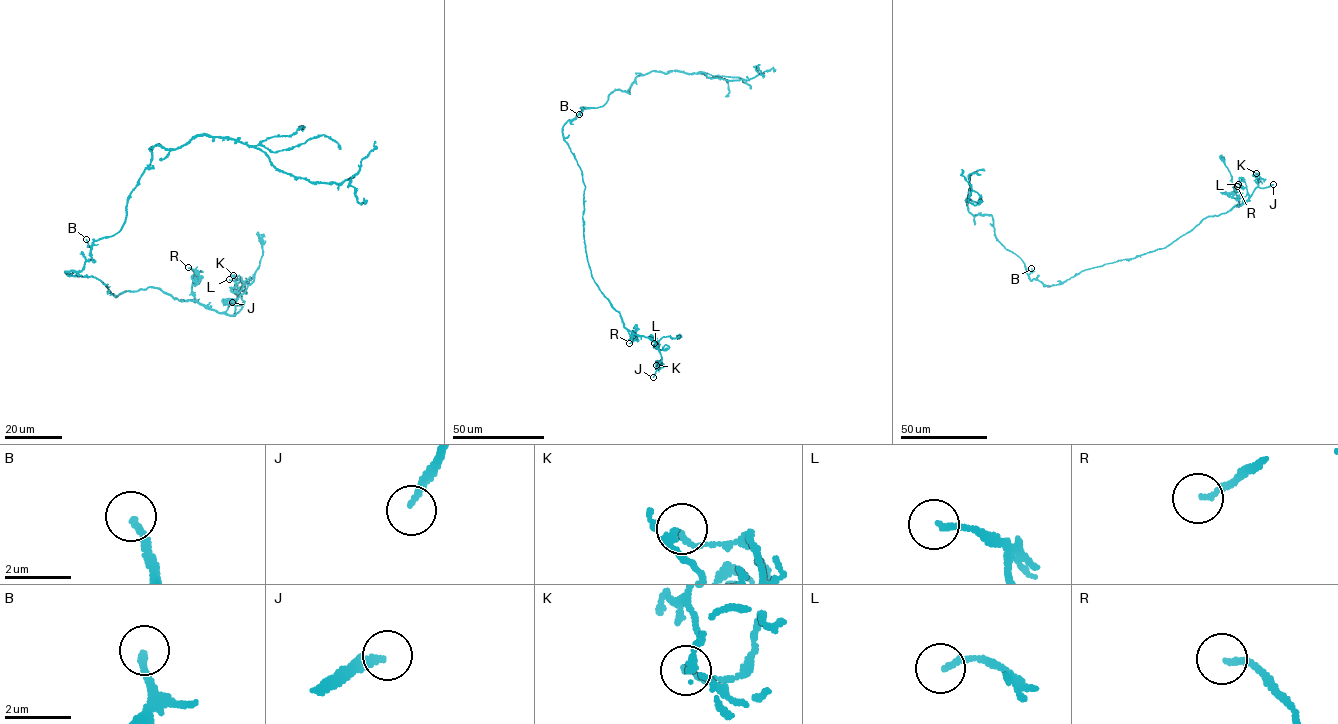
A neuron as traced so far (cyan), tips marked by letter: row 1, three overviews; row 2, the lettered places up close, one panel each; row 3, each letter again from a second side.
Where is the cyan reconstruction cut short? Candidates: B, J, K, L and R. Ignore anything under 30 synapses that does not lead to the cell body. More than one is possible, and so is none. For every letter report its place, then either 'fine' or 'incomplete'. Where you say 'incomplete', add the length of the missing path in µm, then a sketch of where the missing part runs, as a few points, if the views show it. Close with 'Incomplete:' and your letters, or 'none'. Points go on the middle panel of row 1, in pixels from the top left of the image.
B: (579, 114) | fine
J: (653, 377) | incomplete | 45 µm | (653, 377), (648, 371), (629, 383), (636, 391), (650, 396)
K: (656, 365) | fine
L: (654, 343) | fine
R: (629, 343) | fine
Incomplete: J

